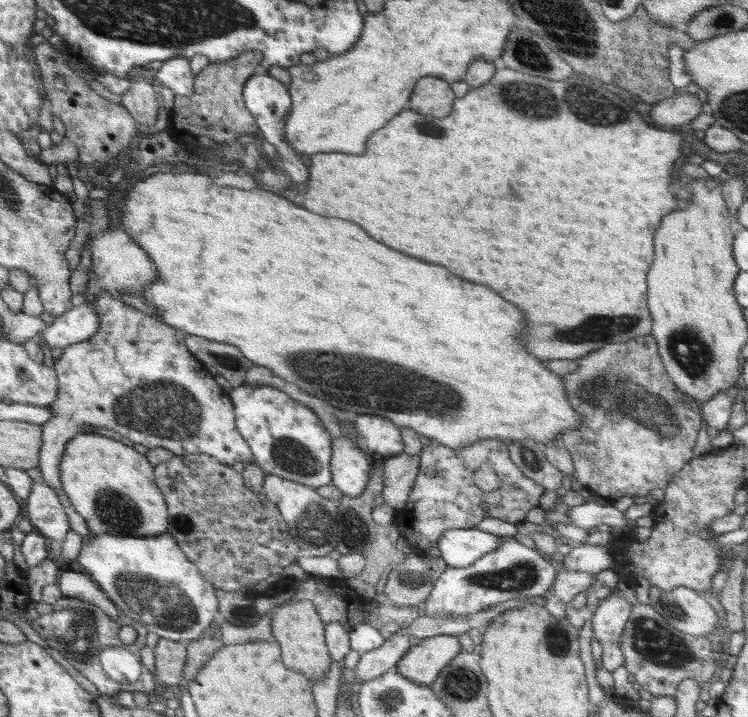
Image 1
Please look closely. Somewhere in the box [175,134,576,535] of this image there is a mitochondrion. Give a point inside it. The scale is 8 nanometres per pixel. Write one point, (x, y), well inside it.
(342, 376)

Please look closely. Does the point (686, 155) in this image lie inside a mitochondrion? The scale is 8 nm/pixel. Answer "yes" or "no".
no

